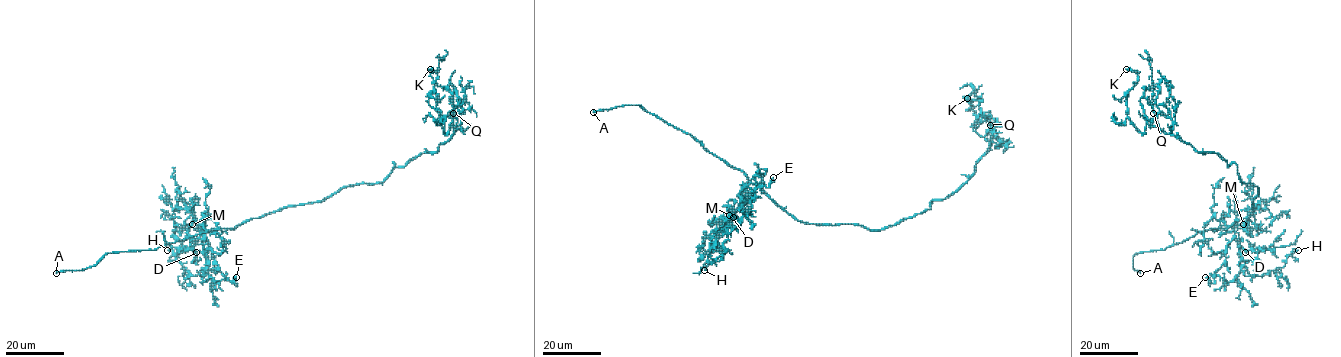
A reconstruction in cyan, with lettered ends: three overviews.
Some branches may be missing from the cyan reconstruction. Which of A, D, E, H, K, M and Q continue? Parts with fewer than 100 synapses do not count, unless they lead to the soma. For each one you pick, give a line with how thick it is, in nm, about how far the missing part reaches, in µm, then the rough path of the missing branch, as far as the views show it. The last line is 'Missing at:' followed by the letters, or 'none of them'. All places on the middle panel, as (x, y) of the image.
A: calibre 240 nm; missing 35 µm
Missing at: A

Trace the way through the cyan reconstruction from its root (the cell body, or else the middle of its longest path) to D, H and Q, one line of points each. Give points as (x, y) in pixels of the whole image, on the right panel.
D: (1256, 197), (1246, 218), (1225, 228), (1211, 228), (1231, 226), (1245, 252)
H: (1256, 197), (1246, 218), (1211, 228), (1233, 228), (1245, 268), (1253, 276), (1283, 267), (1292, 250), (1298, 250)
Q: (1256, 197), (1258, 188), (1242, 183), (1234, 163), (1228, 167), (1217, 154), (1166, 134), (1153, 105), (1153, 113)

